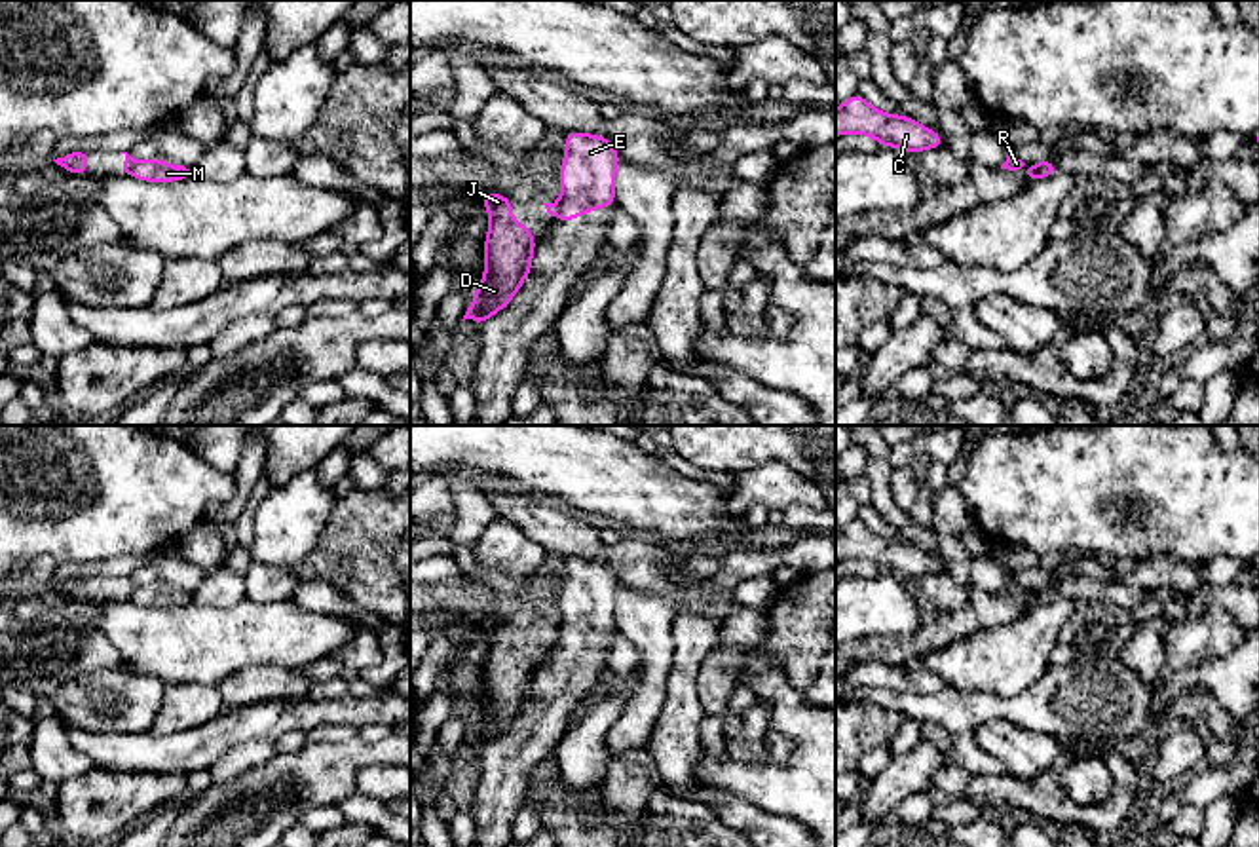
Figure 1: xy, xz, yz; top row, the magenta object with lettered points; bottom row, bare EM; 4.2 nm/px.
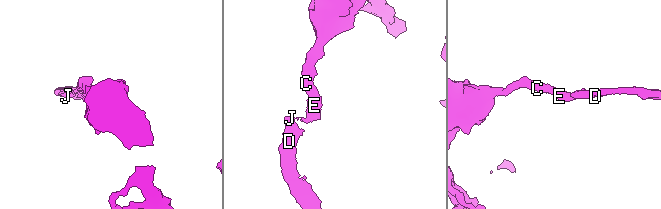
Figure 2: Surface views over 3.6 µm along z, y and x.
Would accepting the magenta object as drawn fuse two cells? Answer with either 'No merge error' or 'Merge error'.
Merge error

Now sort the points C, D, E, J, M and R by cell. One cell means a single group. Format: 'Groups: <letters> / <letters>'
Groups: C E M R / D J

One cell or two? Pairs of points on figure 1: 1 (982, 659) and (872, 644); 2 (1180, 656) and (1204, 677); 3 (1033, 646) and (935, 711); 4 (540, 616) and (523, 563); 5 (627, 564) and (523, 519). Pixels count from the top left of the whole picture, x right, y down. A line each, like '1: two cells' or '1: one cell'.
1: two cells
2: two cells
3: two cells
4: two cells
5: one cell

